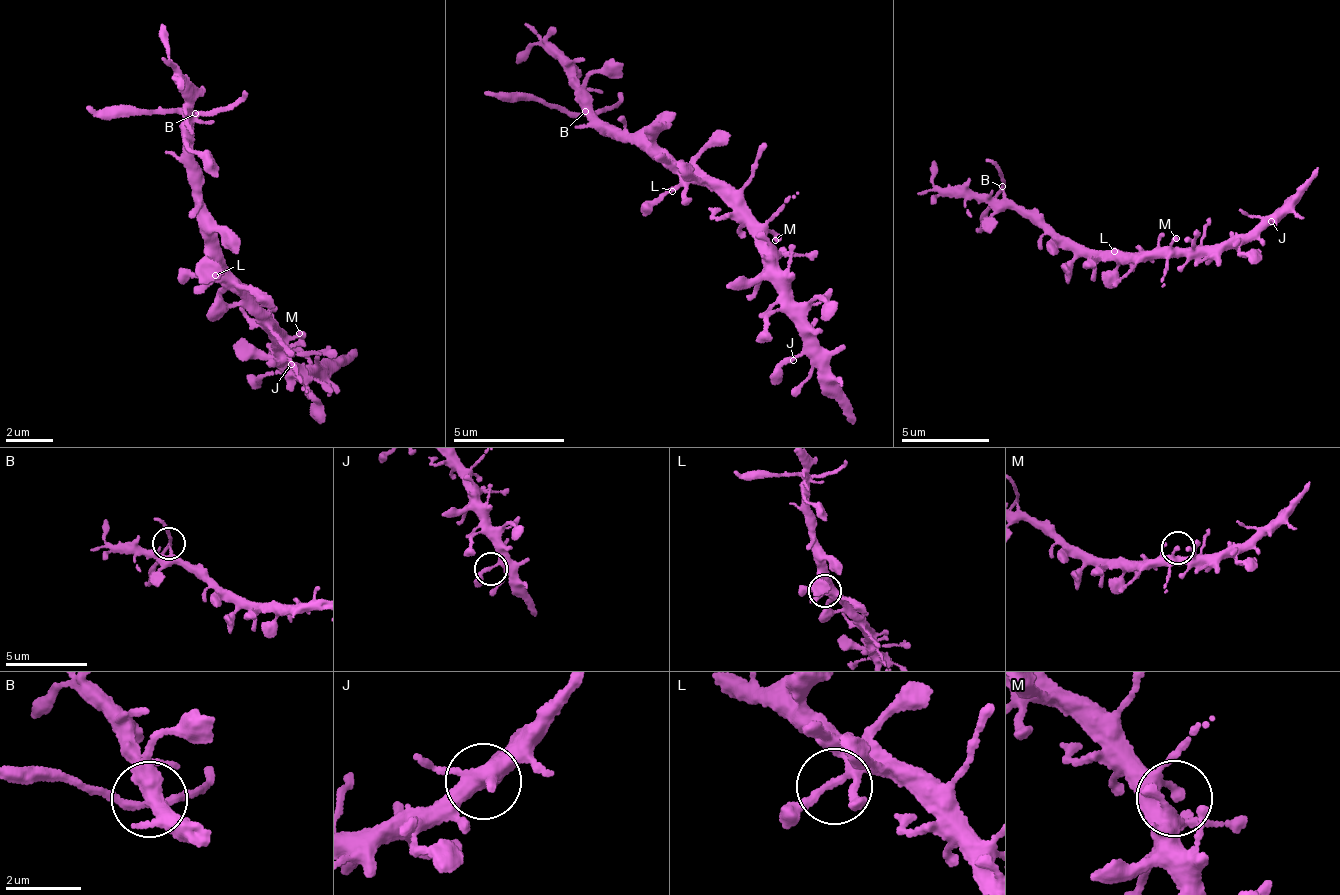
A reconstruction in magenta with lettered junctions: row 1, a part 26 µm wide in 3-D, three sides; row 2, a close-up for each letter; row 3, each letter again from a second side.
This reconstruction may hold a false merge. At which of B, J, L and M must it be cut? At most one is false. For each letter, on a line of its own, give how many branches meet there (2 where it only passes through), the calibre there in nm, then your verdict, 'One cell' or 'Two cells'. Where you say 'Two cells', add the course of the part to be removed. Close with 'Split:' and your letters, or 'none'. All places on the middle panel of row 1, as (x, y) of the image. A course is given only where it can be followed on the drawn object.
B: Branches: 3. Thickness 200 nm. Two cells. Course of the part to remove: (584, 112), (486, 93)
J: Branches: 2. Thickness 280 nm. One cell
L: Branches: 3. Thickness 180 nm. One cell
M: Branches: 2. Thickness 240 nm. One cell
Split: B

